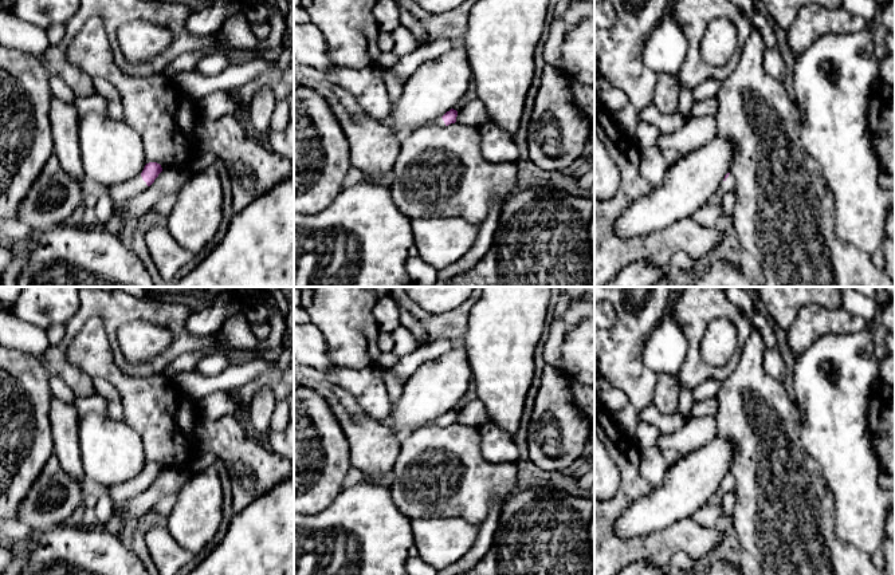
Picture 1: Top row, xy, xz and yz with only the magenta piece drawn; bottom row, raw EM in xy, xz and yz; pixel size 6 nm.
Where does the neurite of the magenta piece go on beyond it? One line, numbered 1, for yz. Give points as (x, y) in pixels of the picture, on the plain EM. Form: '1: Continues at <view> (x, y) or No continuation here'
1: Continues at yz (729, 485)

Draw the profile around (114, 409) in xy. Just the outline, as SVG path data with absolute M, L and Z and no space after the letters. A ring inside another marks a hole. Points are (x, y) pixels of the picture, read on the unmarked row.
M107 399L107 417L123 422L123 407L121 402Z

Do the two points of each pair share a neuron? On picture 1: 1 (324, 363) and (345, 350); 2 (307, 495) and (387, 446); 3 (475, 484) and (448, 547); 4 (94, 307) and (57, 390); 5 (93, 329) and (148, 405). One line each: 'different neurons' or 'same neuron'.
1: different neurons
2: different neurons
3: different neurons
4: different neurons
5: same neuron

